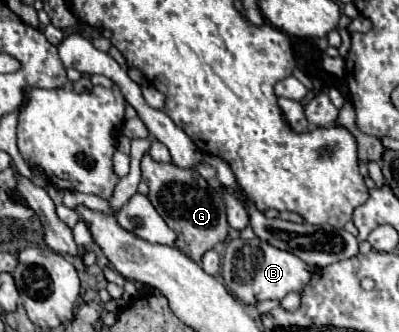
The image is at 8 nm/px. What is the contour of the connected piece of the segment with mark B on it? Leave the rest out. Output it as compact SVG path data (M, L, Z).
M257 237L249 243L249 239L233 239L225 247L223 257L223 281L233 297L247 305L255 305L265 299L283 299L287 293L301 291L311 279L311 269L307 263L297 259L293 253L275 249L267 243L261 243Z

